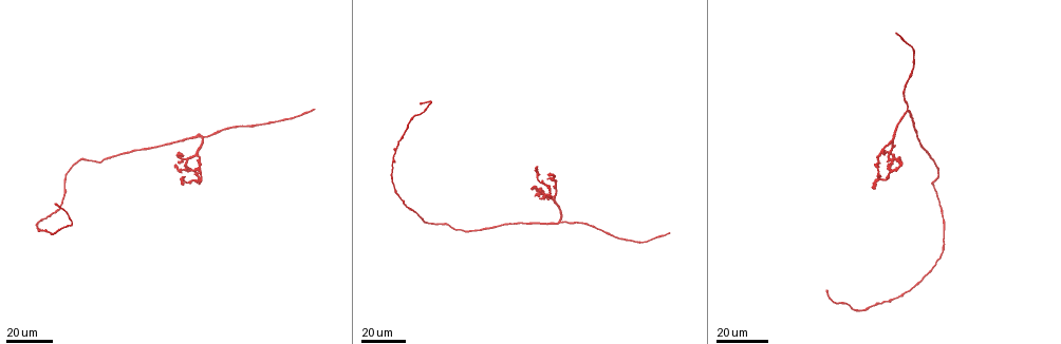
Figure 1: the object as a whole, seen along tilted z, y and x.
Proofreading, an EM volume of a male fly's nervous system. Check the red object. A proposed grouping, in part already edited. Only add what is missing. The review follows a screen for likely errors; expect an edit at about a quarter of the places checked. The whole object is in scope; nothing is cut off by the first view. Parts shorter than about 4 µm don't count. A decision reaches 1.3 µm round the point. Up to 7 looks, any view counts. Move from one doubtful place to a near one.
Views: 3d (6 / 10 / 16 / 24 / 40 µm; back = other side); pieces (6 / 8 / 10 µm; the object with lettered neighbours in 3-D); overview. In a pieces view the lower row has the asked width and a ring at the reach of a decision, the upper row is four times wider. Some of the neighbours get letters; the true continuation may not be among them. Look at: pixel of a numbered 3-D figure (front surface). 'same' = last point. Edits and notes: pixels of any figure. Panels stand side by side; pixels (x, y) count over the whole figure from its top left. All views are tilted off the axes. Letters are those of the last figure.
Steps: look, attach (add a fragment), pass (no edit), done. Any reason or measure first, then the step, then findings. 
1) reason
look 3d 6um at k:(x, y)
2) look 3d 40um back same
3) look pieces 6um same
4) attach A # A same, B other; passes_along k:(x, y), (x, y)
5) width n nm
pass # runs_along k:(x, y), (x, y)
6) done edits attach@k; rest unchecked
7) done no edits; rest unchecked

an open end
look 3d 40um at 1:(539, 198)

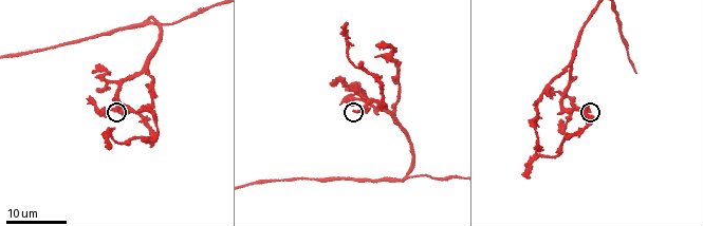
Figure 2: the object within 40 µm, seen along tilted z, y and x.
see the neighbours
look pieces 10um at 2:(354, 111)

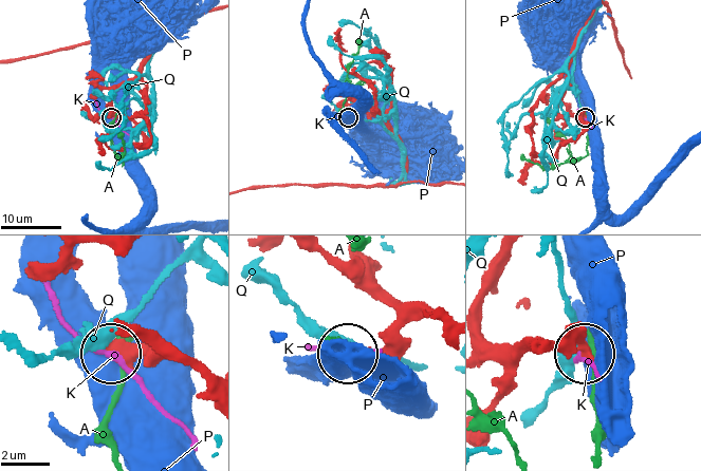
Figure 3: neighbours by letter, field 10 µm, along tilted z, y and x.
pass # A other, K other, P other, Q other; none of them fits

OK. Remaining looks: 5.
end of a long branch
look 3d 24um at 2:(345, 25)

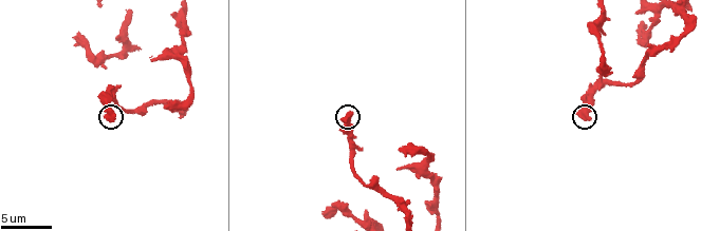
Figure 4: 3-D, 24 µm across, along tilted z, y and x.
look pieces 6um at 4:(582, 118)

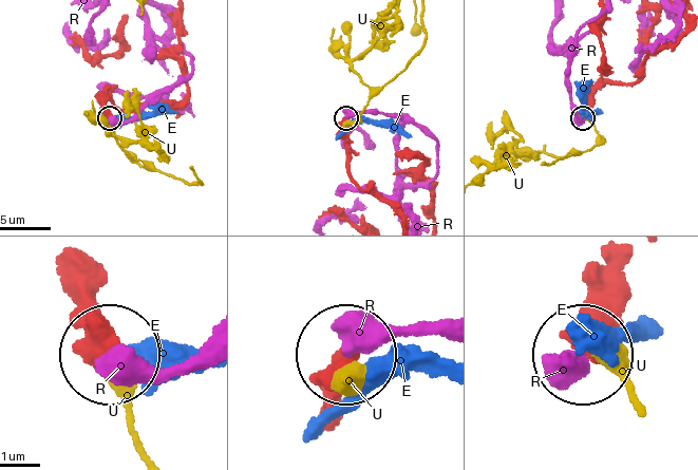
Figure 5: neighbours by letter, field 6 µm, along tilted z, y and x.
pass # E other, R other, U other; runs_along 5:(402, 218), (352, 176), (344, 119); no lettered fragment goes on from it

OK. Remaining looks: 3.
branch stops here
look 3d 40um at 1:(669, 234)

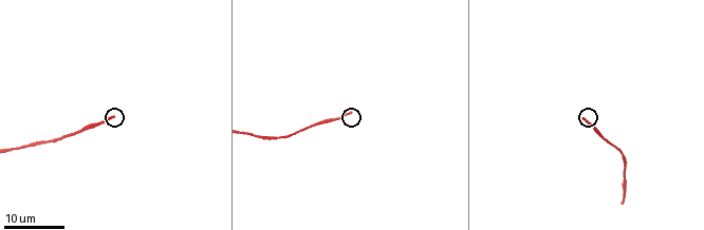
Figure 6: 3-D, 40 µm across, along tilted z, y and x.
look pieces 10um at 6:(350, 112)

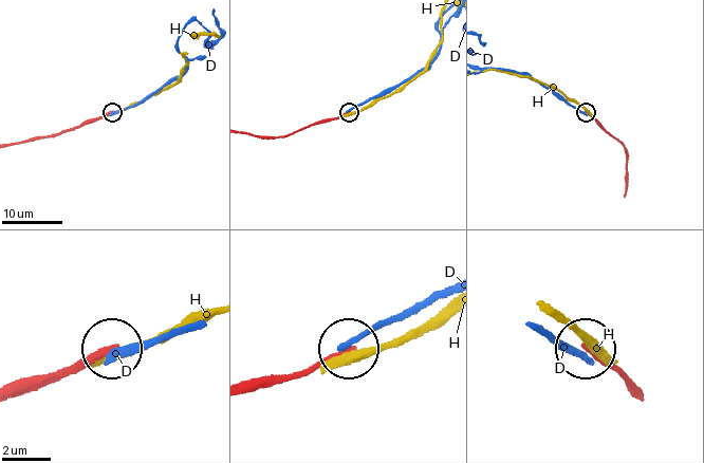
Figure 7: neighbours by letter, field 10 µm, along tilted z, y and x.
pass # D other, H other; runs_along 7:(29, 140), (72, 130), (111, 111); none of them fits

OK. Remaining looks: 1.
done no edits; rest unchecked

